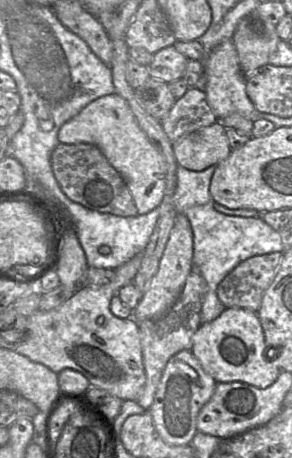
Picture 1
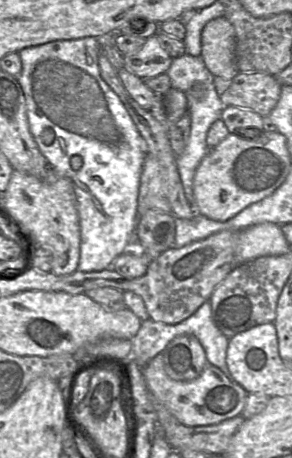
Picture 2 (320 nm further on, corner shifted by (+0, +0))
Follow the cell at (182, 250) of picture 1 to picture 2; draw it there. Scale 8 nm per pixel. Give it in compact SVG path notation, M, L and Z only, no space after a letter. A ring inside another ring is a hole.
M163 353L156 355L143 368L143 376L151 395L163 403L181 424L188 427L214 425L241 415L248 396L244 388L211 363L207 363L201 374L194 380L171 379L165 371Z

